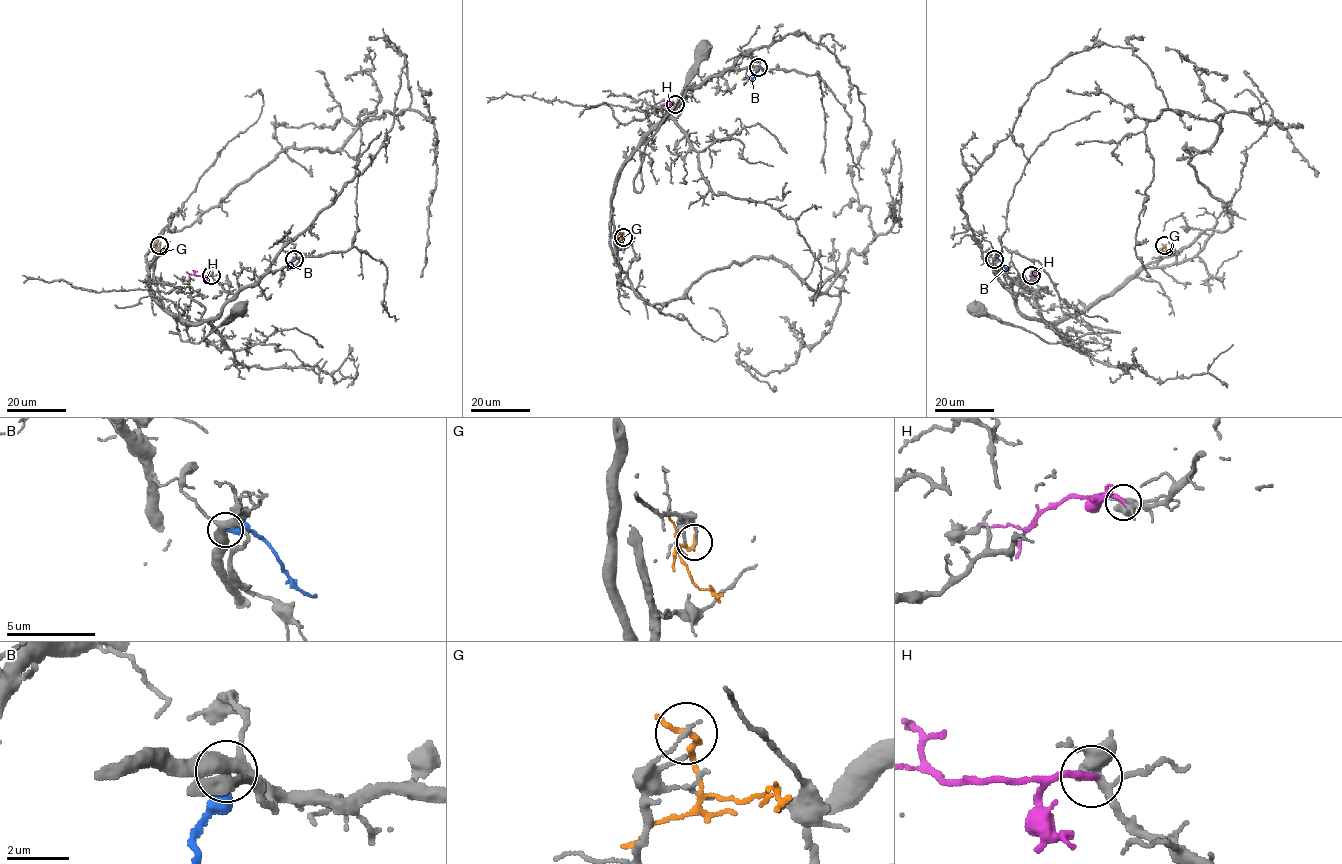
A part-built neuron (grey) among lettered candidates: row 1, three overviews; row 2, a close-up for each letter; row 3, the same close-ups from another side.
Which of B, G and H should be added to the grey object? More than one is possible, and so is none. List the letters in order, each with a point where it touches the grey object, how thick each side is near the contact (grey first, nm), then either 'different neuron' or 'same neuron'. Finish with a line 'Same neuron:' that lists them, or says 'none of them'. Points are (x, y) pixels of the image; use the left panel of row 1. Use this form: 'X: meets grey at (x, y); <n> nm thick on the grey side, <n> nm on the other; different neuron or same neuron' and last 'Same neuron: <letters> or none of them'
B: meets grey at (294, 259); 400 nm thick on the grey side, 360 nm on the other; different neuron
G: meets grey at (159, 245); 110 nm thick on the grey side, 240 nm on the other; different neuron
H: meets grey at (211, 275); 280 nm thick on the grey side, 240 nm on the other; same neuron
Same neuron: H

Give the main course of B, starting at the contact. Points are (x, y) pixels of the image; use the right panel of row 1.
B: (994, 259), (998, 259), (1009, 270)

